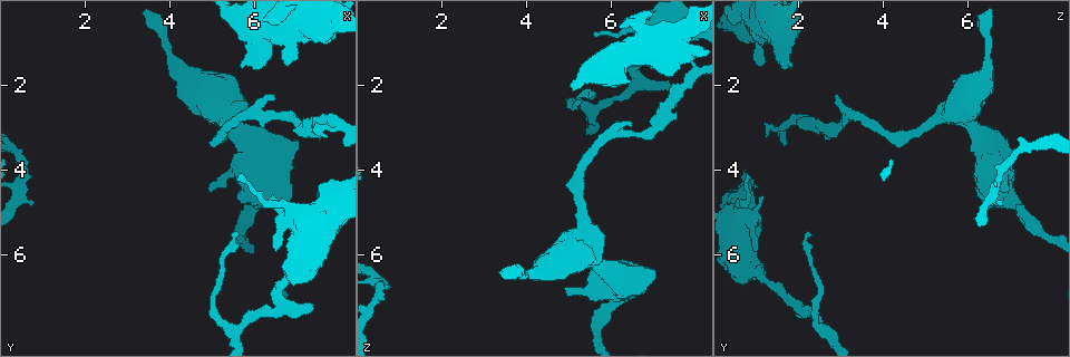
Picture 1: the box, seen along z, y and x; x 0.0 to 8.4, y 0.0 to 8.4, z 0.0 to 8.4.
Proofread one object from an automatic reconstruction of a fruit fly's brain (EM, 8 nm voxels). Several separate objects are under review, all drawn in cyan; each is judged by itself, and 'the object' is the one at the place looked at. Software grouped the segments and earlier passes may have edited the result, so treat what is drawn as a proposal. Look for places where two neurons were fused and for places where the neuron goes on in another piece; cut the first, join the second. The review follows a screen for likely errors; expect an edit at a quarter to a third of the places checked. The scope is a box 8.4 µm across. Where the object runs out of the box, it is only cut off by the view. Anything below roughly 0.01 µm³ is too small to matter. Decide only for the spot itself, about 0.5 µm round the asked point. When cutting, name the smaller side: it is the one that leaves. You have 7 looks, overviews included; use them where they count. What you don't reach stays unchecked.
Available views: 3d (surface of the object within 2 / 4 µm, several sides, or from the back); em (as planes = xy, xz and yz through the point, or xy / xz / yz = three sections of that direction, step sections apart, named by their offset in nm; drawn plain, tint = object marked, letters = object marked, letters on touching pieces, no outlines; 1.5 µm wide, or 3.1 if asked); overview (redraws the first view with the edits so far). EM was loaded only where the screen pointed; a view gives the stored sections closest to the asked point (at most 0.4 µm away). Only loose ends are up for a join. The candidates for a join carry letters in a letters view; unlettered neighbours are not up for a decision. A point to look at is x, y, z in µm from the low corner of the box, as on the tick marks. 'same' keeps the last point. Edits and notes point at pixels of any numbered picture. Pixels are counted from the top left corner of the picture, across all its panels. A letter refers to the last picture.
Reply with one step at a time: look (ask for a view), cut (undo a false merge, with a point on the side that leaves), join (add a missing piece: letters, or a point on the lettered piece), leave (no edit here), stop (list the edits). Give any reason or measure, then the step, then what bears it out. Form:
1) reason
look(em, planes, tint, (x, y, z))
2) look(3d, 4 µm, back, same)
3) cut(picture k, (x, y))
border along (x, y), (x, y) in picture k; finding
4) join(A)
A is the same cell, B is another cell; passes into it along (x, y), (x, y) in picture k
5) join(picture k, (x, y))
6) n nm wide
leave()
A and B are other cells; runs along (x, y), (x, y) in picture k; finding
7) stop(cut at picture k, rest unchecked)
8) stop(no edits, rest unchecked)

branch stops here
look(3d, 4 µm, (7.35, 7.25, 2.05))

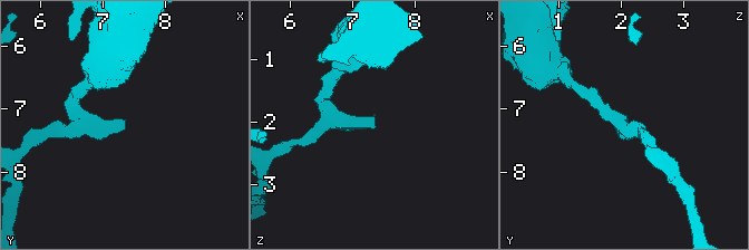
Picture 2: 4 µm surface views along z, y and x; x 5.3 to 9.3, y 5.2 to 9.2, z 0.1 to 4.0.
look(em, yz, step 4, letters, (7.40, 7.20, 2.10))

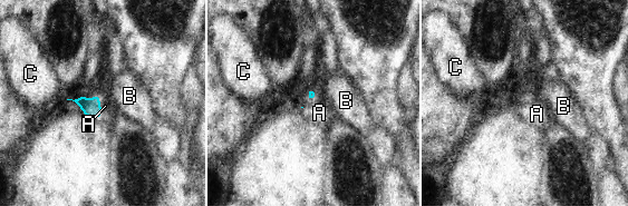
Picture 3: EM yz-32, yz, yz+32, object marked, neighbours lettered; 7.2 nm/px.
join(A)
A is the same cell, B and C are other cells; the neuron continues

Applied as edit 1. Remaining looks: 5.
an open end
look(em, planes, letters, (6.70, 1.60, 1.10))

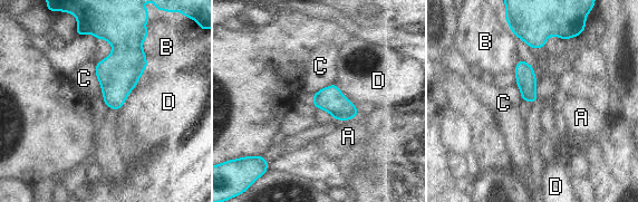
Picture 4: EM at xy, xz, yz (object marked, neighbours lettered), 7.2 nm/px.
leave()
A, B, C and D are other cells; border along (148, 65), (125, 103), (117, 111) in picture 4; no lettered piece goes on from it

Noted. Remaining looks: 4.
look(3d, 4 µm, (6.40, 2.25, 2.95))

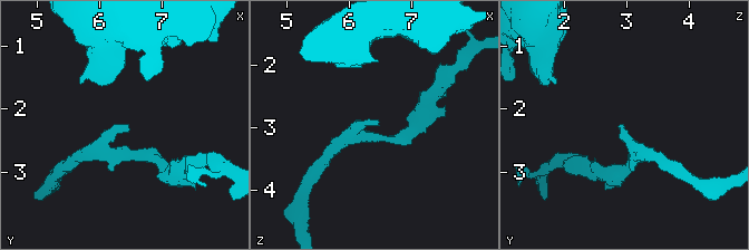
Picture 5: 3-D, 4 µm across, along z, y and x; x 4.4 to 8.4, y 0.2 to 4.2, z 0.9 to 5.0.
look(em, xz, step 8, letters, (6.45, 2.25, 2.90))

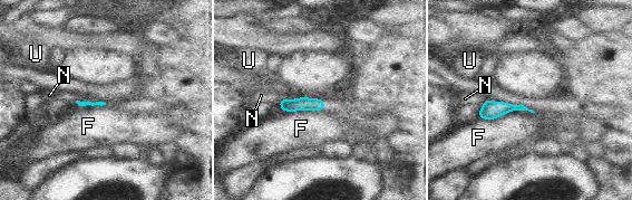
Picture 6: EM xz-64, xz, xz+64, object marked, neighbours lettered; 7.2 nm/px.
leave()
F, N and U are other cells; border along (532, 112), (477, 117) in picture 6; no lettered piece goes on from it

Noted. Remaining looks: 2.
stop(join at picture 3, rest unchecked)

